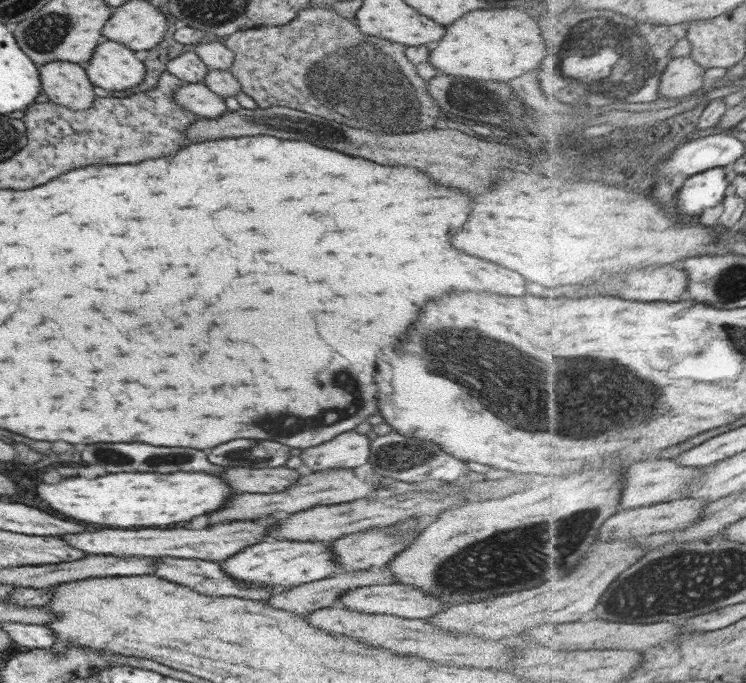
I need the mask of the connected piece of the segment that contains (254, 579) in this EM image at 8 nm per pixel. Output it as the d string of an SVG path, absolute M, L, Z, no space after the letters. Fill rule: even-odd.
M265 539L259 544L242 548L240 552L229 556L219 564L227 575L243 583L251 583L257 587L283 589L318 581L329 574L339 572L335 561L327 542Z

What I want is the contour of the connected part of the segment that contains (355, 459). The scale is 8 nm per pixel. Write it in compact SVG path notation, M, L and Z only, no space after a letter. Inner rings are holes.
M347 431L319 446L301 450L301 464L309 470L323 468L353 469L369 458L370 440L363 434Z

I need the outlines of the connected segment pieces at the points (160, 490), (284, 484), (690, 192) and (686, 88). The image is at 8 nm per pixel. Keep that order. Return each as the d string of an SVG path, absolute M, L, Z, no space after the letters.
M119 472L93 480L67 478L59 484L39 484L37 496L61 514L87 522L115 528L157 528L177 522L189 522L195 516L211 514L227 504L233 490L229 490L221 478L205 472Z
M277 466L277 468L229 468L221 474L225 484L229 484L237 492L257 492L257 494L273 494L283 492L291 484L297 482L297 470Z
M717 167L693 176L690 176L686 179L683 186L675 192L675 195L679 200L679 206L677 206L677 212L681 216L693 216L693 218L699 217L700 214L703 214L707 208L715 208L719 206L723 200L726 199L725 190L729 186L727 182L727 176L725 176L725 170L723 167Z
M691 56L672 58L663 70L657 92L663 98L689 96L704 86L707 80L705 68L692 60Z

